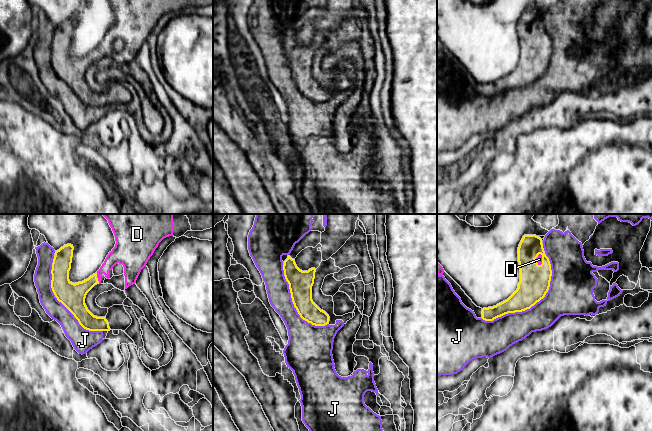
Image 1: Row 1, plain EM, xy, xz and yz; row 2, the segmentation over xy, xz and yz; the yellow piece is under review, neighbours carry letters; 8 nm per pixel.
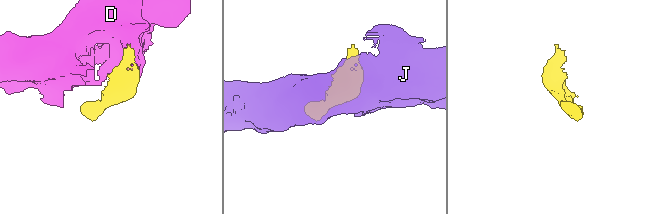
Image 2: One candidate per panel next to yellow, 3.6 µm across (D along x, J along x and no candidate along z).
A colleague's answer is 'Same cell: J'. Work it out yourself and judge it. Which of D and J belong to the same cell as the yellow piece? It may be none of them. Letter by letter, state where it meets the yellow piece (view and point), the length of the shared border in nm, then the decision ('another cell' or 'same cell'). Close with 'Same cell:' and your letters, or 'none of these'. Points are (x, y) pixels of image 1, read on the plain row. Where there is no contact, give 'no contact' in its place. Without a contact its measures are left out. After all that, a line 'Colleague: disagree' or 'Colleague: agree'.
D: contact xy (97, 54); length 90 nm; same cell
J: contact yz (538, 77); length 800 nm; another cell
Same cell: D
Colleague: disagree

